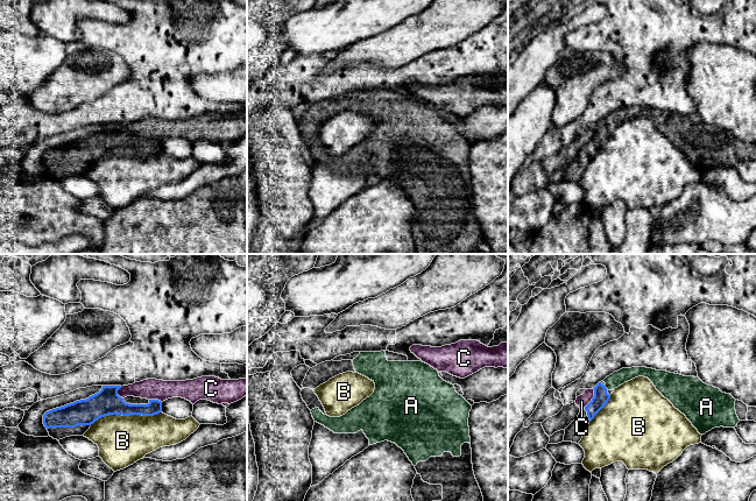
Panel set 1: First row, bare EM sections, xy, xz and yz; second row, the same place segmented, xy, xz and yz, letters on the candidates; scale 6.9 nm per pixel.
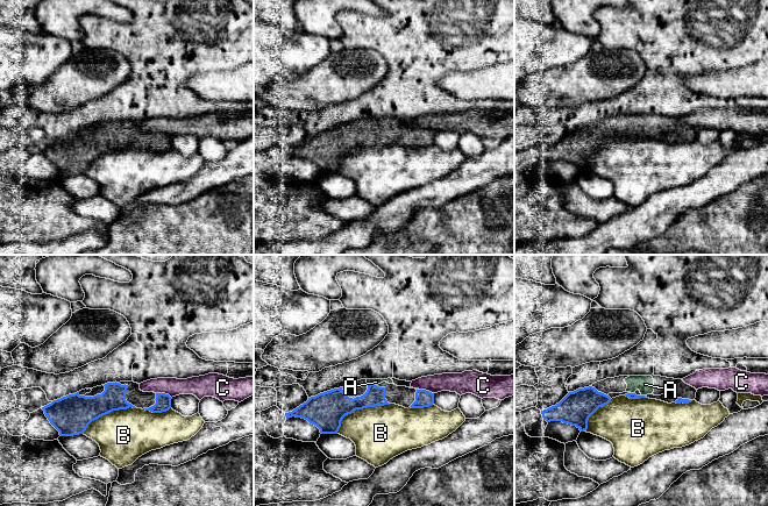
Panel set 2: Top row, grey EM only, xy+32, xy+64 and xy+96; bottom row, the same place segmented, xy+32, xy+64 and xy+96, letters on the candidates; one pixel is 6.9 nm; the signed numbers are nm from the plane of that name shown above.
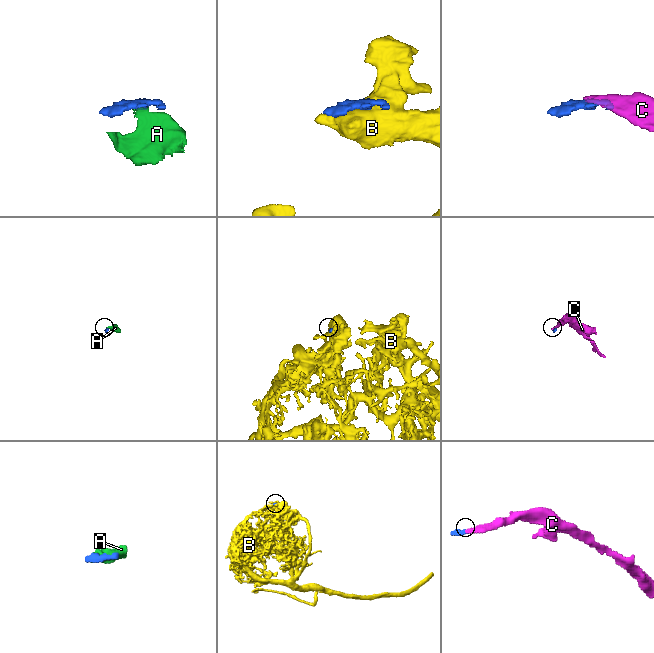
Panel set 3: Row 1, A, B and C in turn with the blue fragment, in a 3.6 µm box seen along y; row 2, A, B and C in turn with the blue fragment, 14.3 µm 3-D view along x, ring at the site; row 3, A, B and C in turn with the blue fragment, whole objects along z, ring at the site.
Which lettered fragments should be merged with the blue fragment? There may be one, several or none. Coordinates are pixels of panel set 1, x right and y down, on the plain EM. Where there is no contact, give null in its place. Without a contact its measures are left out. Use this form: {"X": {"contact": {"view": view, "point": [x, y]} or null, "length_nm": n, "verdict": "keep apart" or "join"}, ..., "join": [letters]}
{"A": {"contact": {"view": "yz", "point": [605, 126]}, "length_nm": 30, "verdict": "join"}, "B": {"contact": {"view": "xy", "point": [125, 154]}, "length_nm": 500, "verdict": "keep apart"}, "C": {"contact": {"view": "yz", "point": [593, 136]}, "length_nm": 150, "verdict": "keep apart"}, "join": ["A"]}

